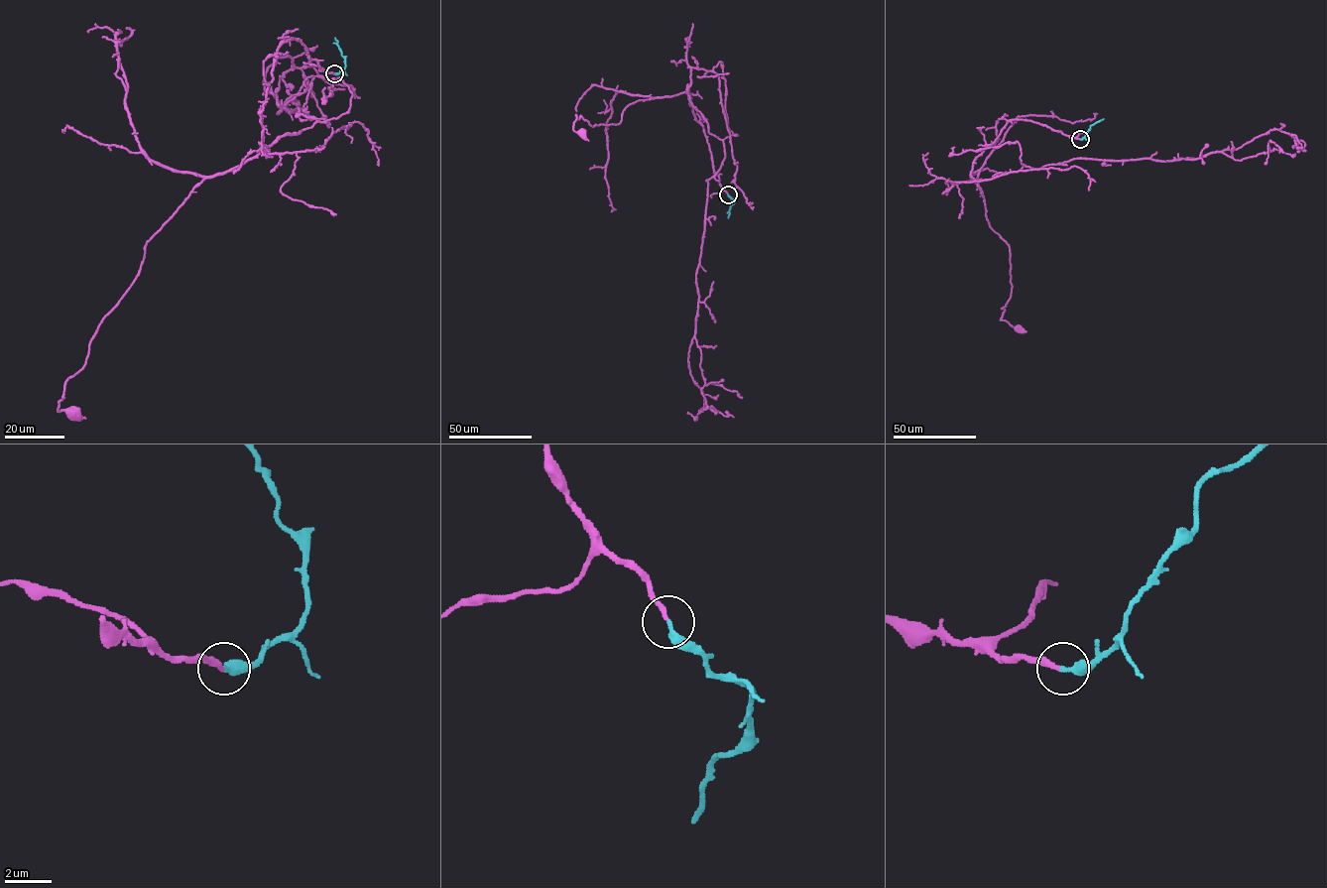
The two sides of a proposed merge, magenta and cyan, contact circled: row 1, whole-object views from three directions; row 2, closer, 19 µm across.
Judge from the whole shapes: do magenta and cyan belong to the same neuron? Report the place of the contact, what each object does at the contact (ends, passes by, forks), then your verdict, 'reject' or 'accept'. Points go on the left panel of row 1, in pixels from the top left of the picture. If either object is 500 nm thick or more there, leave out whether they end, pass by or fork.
place (334, 73); magenta ends; cyan ends; accept

